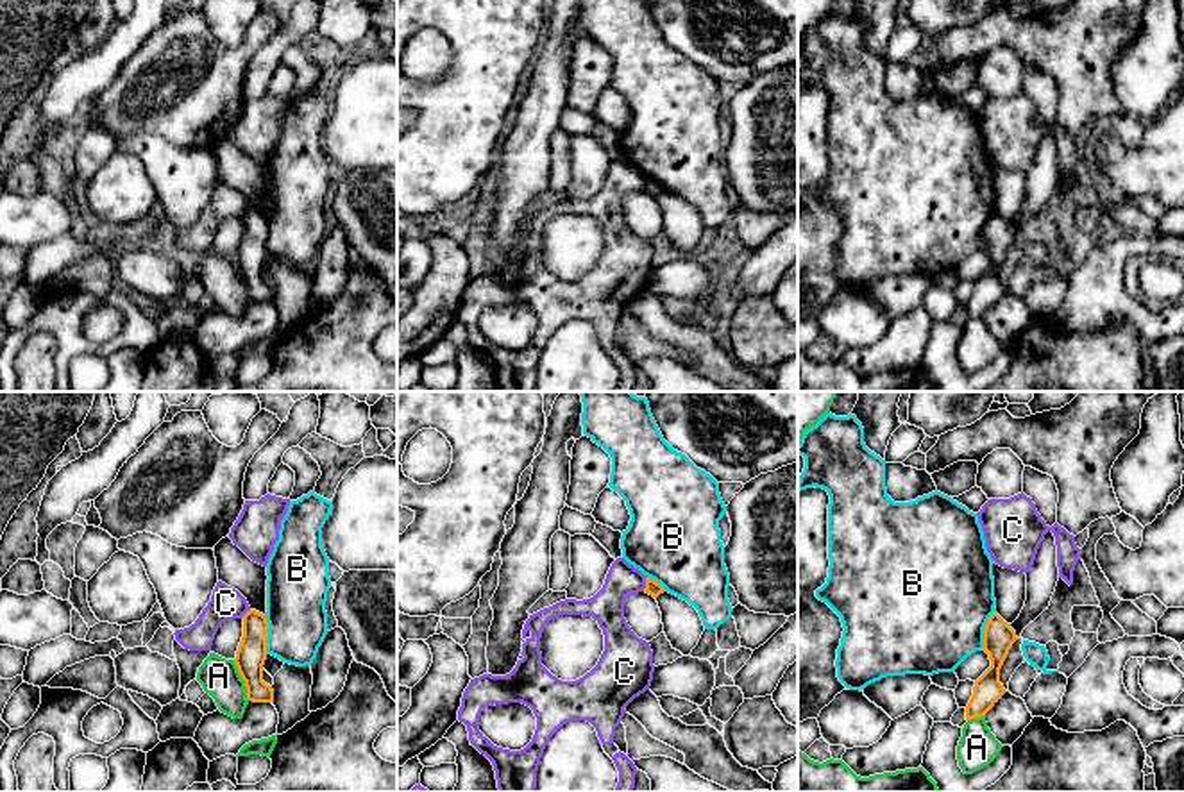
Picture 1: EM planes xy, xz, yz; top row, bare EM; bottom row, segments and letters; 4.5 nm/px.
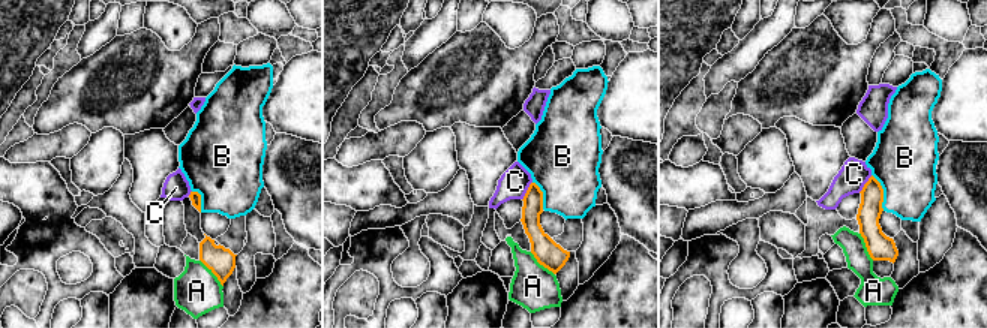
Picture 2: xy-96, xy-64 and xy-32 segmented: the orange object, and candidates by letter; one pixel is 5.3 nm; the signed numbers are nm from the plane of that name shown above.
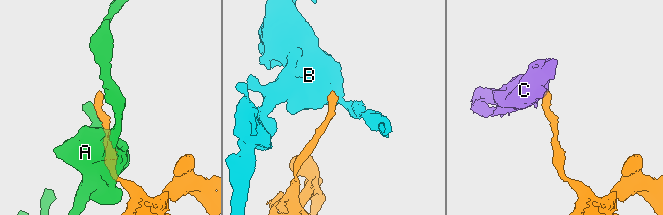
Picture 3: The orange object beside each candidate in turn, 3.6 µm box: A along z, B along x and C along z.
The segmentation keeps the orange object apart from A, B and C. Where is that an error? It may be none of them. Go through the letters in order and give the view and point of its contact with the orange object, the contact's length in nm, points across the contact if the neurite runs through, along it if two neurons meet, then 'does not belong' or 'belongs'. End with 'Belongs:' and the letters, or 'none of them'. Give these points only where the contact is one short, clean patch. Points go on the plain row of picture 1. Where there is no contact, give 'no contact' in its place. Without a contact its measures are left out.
A: contact xy (242, 278); length 200 nm; does not belong
B: contact xy (267, 235); length 180 nm; border xy (263, 215), (269, 252); does not belong
C: contact xz (646, 183); length 70 nm; border xz (646, 176), (642, 190); does not belong
Belongs: none of them

